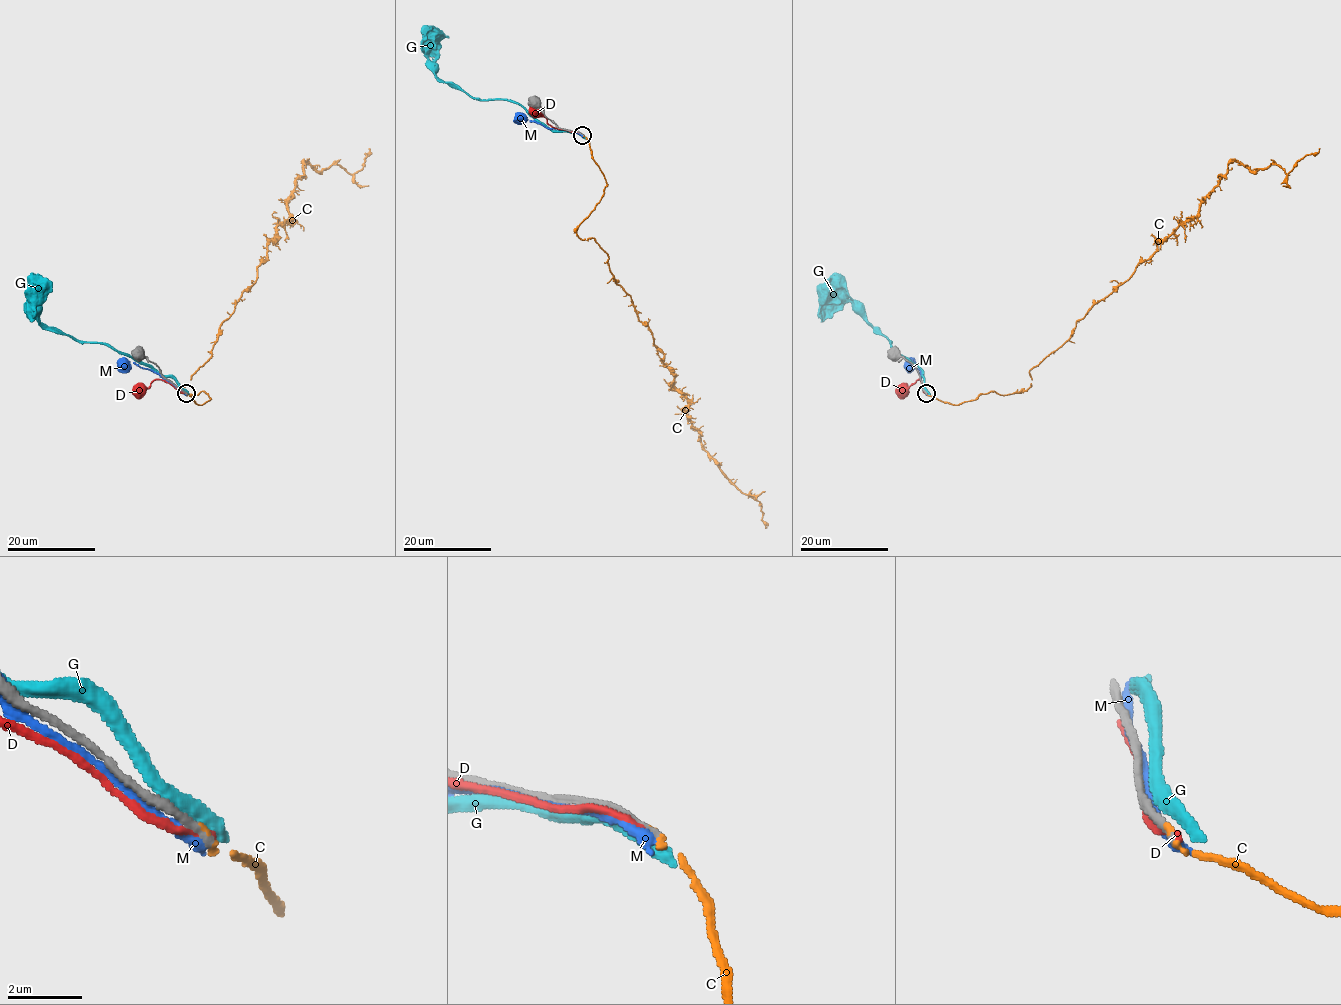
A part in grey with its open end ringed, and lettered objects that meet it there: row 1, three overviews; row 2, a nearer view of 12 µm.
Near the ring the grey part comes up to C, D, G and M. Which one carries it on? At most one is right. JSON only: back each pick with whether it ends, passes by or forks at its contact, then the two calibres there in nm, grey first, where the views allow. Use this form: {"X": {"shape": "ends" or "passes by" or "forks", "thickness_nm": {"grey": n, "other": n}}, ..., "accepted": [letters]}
{"C": {"shape": "ends", "thickness_nm": {"grey": 220, "other": 130}}, "accepted": ["C"]}

